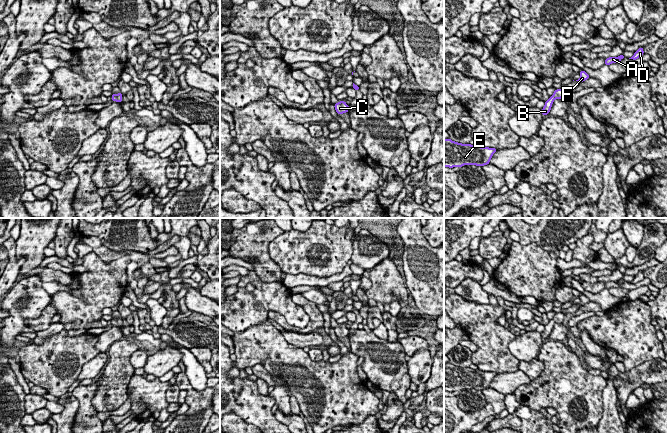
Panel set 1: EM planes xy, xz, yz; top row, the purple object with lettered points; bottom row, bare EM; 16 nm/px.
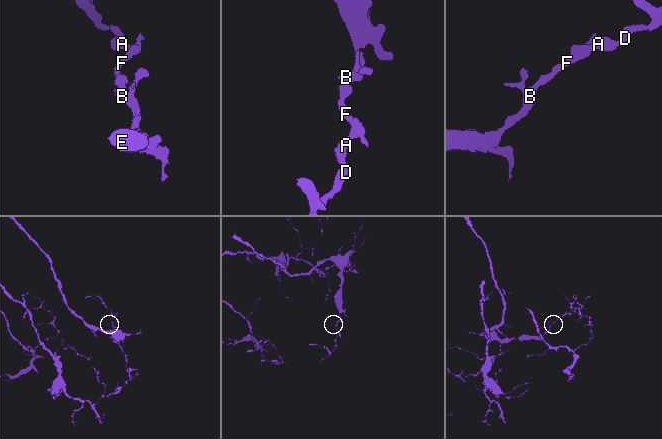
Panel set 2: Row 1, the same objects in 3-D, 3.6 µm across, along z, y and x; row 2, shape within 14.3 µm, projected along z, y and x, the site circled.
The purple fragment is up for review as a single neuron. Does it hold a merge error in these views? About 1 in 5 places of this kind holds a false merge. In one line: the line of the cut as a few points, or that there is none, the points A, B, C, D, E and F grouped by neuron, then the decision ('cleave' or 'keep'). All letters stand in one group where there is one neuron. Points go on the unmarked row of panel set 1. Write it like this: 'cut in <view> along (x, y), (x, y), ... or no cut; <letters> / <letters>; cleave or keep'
no cut; A B C D E F; keep

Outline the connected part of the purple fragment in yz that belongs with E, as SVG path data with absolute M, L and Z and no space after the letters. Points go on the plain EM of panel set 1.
M444 363L444 391L462 391L464 389L488 389L496 372L462 368Z

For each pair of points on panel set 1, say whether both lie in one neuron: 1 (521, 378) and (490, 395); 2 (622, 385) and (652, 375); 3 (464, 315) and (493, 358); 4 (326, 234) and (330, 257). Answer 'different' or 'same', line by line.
1: different
2: same
3: same
4: same

